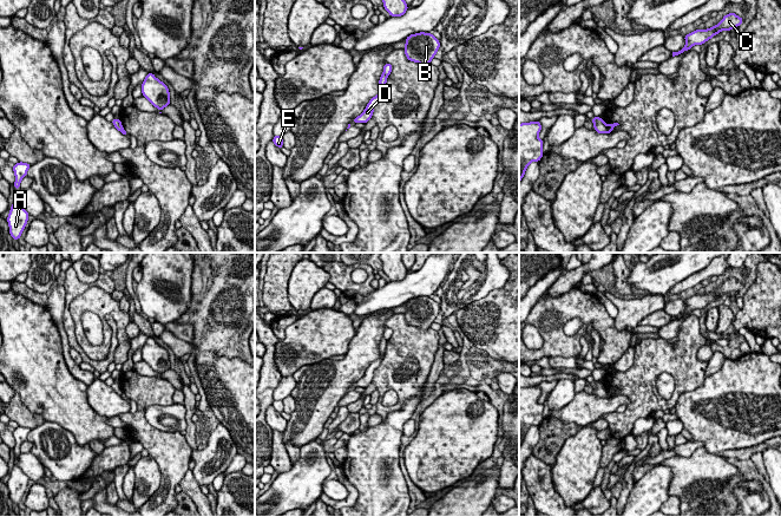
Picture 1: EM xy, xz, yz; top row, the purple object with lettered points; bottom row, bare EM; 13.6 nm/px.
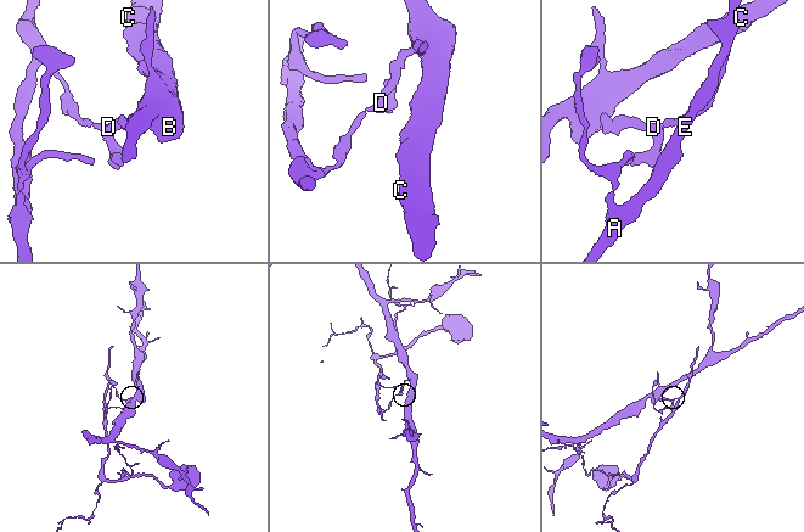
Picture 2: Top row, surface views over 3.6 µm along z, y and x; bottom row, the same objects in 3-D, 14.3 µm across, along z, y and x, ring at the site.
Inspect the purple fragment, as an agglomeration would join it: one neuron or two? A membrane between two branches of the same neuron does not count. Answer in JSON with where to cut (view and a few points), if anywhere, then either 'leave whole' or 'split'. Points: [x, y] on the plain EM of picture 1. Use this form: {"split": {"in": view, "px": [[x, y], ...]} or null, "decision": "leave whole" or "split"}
{"split": {"in": "xz", "px": [[384, 336], [387, 340]]}, "decision": "split"}

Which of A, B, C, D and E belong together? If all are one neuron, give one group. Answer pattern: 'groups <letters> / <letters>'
groups A D E / B C

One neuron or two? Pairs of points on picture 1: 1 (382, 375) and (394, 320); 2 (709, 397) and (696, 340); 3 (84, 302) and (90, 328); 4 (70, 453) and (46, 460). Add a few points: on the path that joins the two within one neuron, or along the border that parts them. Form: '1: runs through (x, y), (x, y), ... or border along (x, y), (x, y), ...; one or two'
1: runs through (396, 361), (398, 334); one
2: border along (706, 377), (699, 386), (682, 393); two
3: border along (83, 312), (93, 312), (99, 318), (103, 334); two
4: runs through (64, 459), (52, 460); one

